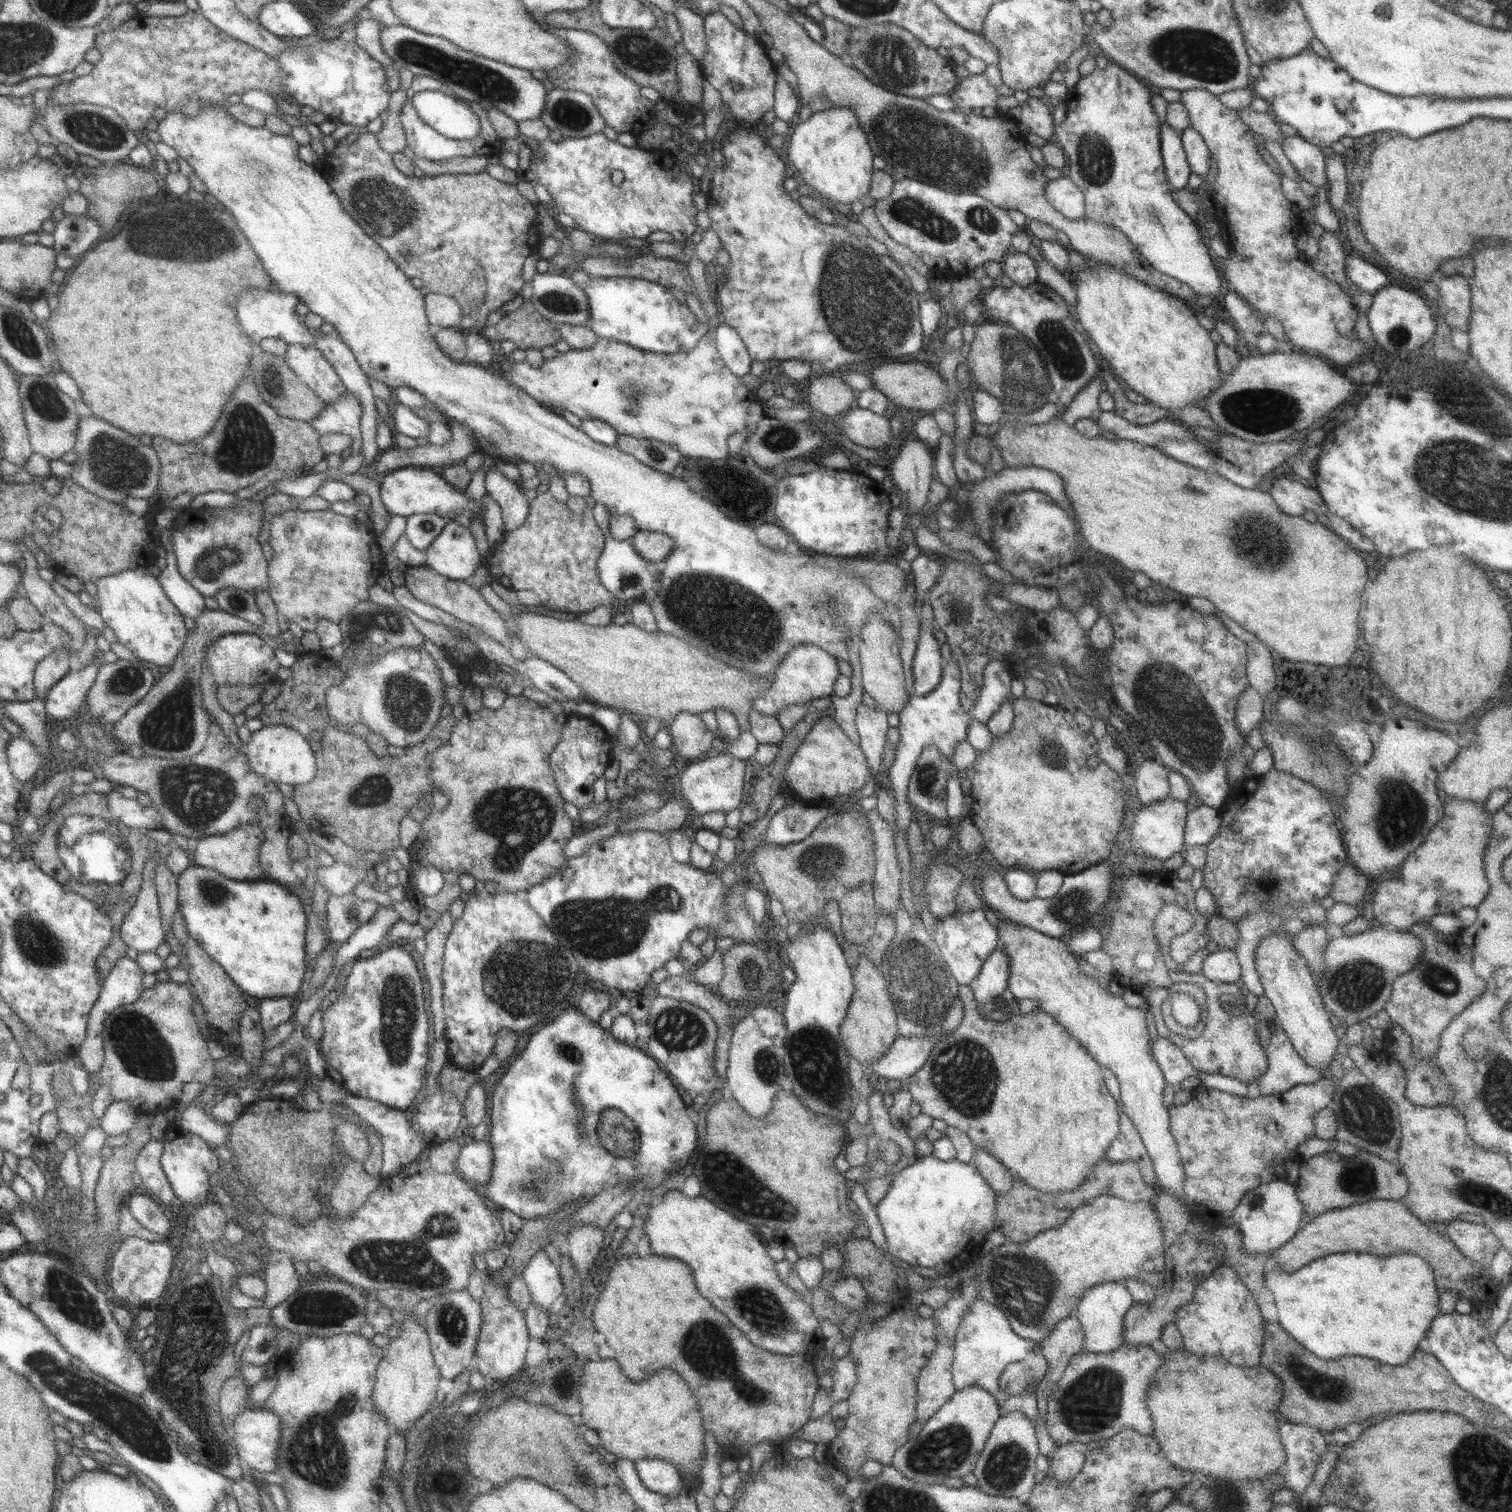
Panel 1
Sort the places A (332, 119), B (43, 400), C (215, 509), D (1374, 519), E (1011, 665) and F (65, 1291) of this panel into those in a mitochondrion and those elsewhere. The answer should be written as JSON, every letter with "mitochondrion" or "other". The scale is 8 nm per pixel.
{"A":"other","B":"mitochondrion","C":"other","D":"other","E":"other","F":"mitochondrion"}

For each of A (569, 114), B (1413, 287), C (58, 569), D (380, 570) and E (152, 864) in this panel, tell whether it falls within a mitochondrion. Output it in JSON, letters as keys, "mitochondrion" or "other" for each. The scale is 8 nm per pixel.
{"A":"mitochondrion","B":"other","C":"other","D":"other","E":"other"}

